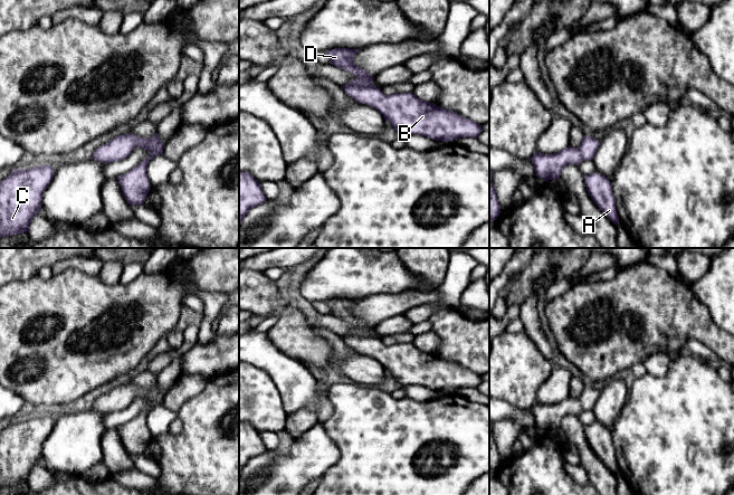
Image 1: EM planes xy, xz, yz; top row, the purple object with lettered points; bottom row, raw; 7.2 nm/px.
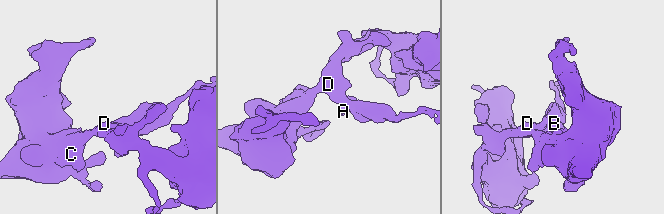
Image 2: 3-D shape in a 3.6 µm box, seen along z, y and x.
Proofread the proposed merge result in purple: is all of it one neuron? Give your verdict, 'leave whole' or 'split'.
leave whole

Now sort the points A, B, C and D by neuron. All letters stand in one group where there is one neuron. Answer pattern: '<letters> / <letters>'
A B C D

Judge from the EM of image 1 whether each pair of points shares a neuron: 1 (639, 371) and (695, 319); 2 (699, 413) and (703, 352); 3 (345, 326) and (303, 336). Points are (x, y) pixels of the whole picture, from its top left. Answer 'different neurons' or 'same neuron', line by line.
1: different neurons
2: different neurons
3: different neurons

